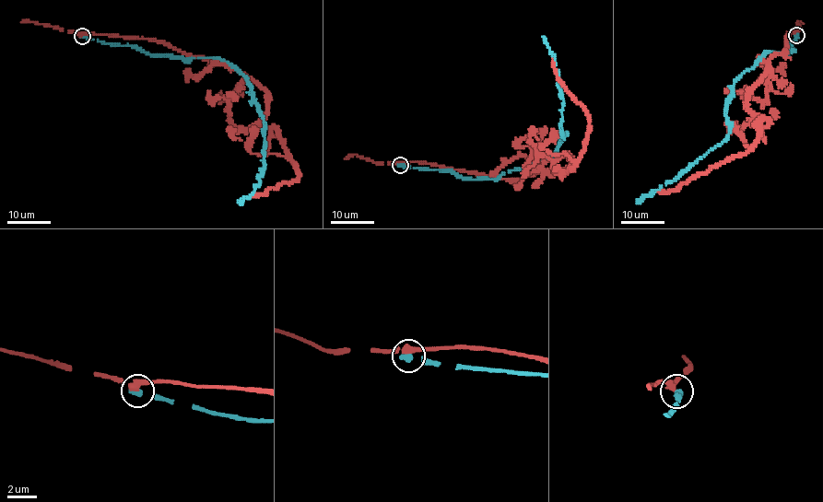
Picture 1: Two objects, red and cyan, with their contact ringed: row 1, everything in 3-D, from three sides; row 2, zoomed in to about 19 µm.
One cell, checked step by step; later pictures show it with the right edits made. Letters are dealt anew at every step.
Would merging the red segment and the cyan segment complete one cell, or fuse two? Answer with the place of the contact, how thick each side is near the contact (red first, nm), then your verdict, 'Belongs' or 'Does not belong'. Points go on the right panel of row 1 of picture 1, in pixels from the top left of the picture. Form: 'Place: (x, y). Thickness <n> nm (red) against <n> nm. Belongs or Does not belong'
Place: (796, 35). Thickness 360 nm (red) against 400 nm. Does not belong

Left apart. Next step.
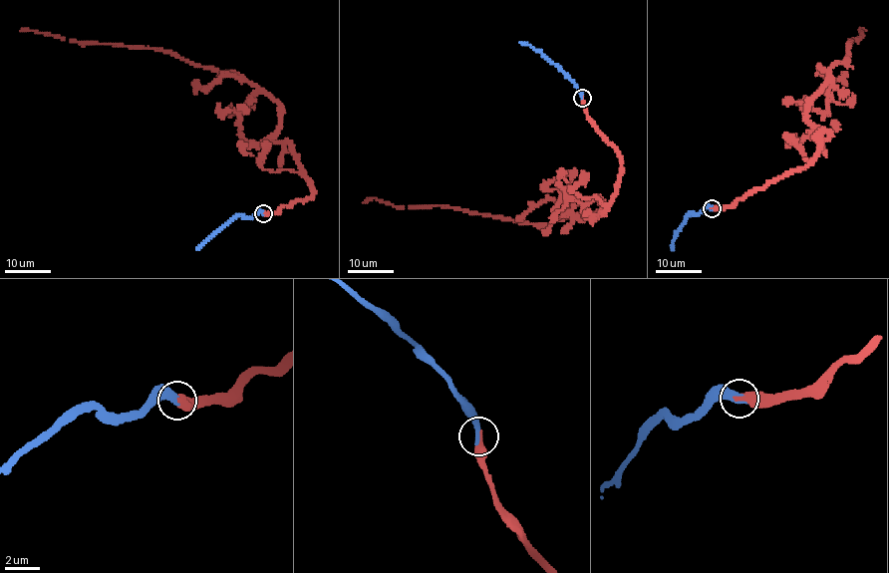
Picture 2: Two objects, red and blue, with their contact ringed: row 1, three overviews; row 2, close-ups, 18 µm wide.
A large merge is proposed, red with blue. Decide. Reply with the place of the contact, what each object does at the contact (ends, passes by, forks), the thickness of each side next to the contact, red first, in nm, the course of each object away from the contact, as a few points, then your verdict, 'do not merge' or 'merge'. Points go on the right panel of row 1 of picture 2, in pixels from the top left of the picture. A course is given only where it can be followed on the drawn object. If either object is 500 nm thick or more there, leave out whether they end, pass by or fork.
place (712, 208); red ends; blue ends; calibres 420 and 420 nm; course red (712, 208), (810, 161), (825, 131), (807, 104), (865, 30); course blue (712, 208), (690, 213), (676, 232), (672, 249); merge

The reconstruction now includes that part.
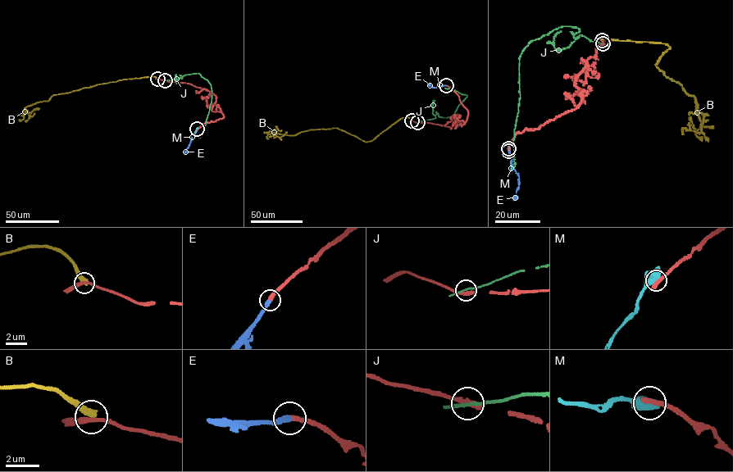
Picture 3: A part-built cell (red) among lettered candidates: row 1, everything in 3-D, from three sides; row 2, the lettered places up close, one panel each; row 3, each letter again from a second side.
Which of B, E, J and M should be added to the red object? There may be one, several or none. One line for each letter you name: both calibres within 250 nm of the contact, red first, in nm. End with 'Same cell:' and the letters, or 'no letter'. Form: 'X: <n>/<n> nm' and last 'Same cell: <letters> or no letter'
E: 300/320 nm
Same cell: E

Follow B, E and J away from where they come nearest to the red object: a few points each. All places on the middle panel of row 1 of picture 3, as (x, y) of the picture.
B: (412, 120), (400, 118), (366, 142), (336, 128), (293, 135), (272, 133), (274, 134), (276, 126)
E: (445, 85), (435, 88), (428, 83)
J: (417, 122), (434, 119), (438, 113), (443, 117), (453, 115), (466, 97), (444, 88)

